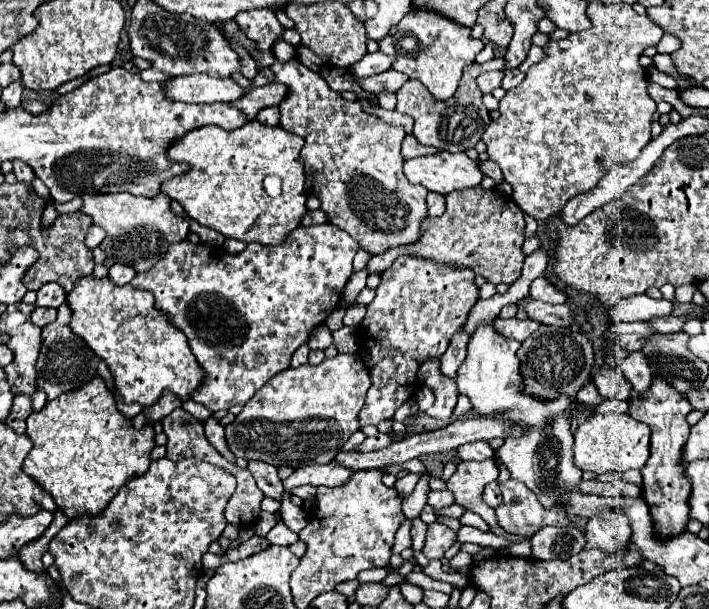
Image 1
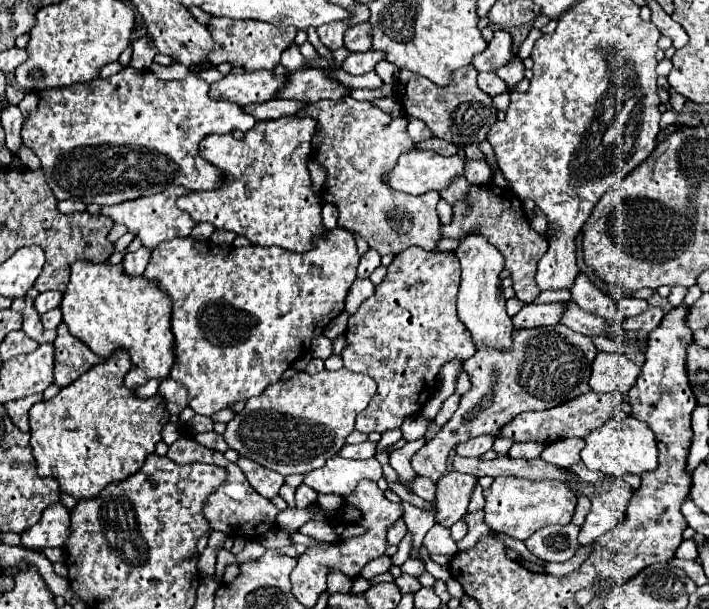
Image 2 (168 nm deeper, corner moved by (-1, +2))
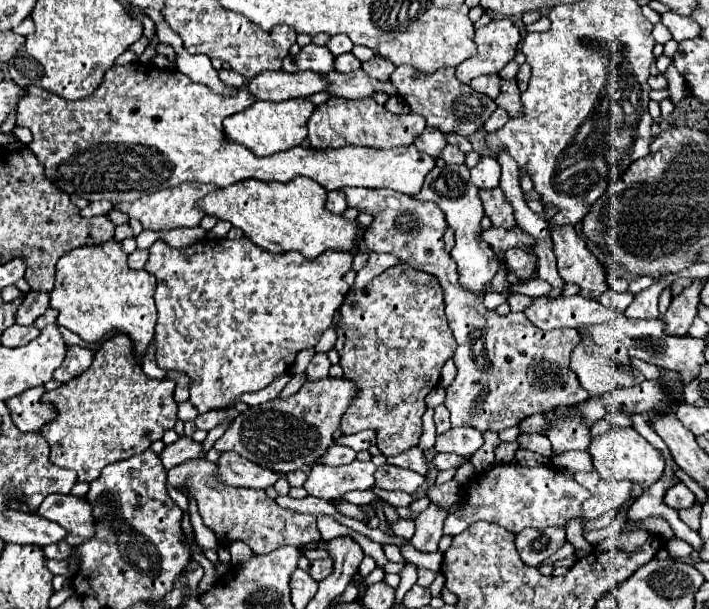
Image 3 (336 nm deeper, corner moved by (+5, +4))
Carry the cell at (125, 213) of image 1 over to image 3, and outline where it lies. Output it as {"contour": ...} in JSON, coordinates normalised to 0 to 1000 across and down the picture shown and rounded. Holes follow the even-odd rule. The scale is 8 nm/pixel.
{"contour":[[[257,300],[251,307],[228,310],[217,320],[206,320],[195,330],[186,333],[166,333],[161,343],[178,350],[181,356],[189,356],[200,366],[203,376],[214,379],[237,379],[237,376],[251,376],[251,373],[276,373],[282,360],[288,356],[288,346],[276,340],[276,330],[288,323],[288,317],[302,314],[302,304],[288,304],[288,300]]]}

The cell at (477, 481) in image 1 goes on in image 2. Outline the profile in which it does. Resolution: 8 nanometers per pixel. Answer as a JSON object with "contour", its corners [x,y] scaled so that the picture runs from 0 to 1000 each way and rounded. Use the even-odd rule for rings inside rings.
{"contour":[[[632,777],[618,790],[618,806],[615,806],[615,859],[623,865],[638,865],[660,836],[663,810],[671,796],[671,783],[660,783],[652,777]]]}

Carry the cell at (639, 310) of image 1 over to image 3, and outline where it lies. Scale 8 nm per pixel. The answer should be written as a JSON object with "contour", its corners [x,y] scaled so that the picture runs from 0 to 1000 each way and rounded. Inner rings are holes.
{"contour":[[[858,475],[858,478],[846,488],[846,498],[855,501],[855,504],[860,504],[860,507],[866,507],[869,514],[880,514],[883,504],[891,498],[891,491],[894,491],[894,484],[891,484],[889,478],[886,478],[886,481],[872,481],[872,478],[866,478],[866,475]]]}

